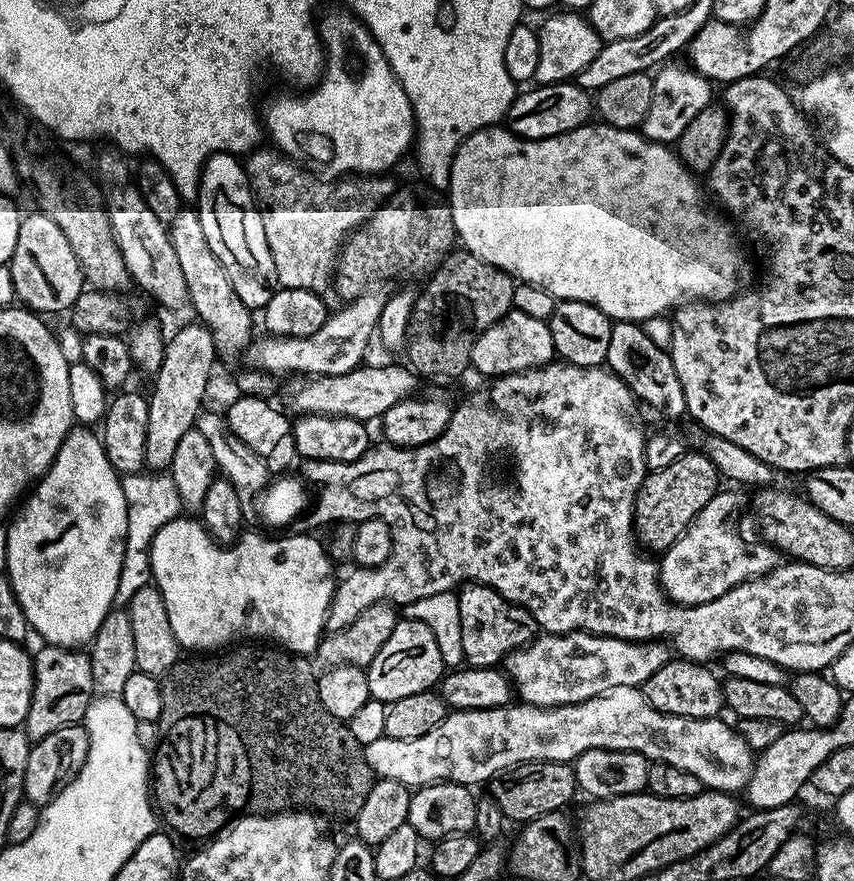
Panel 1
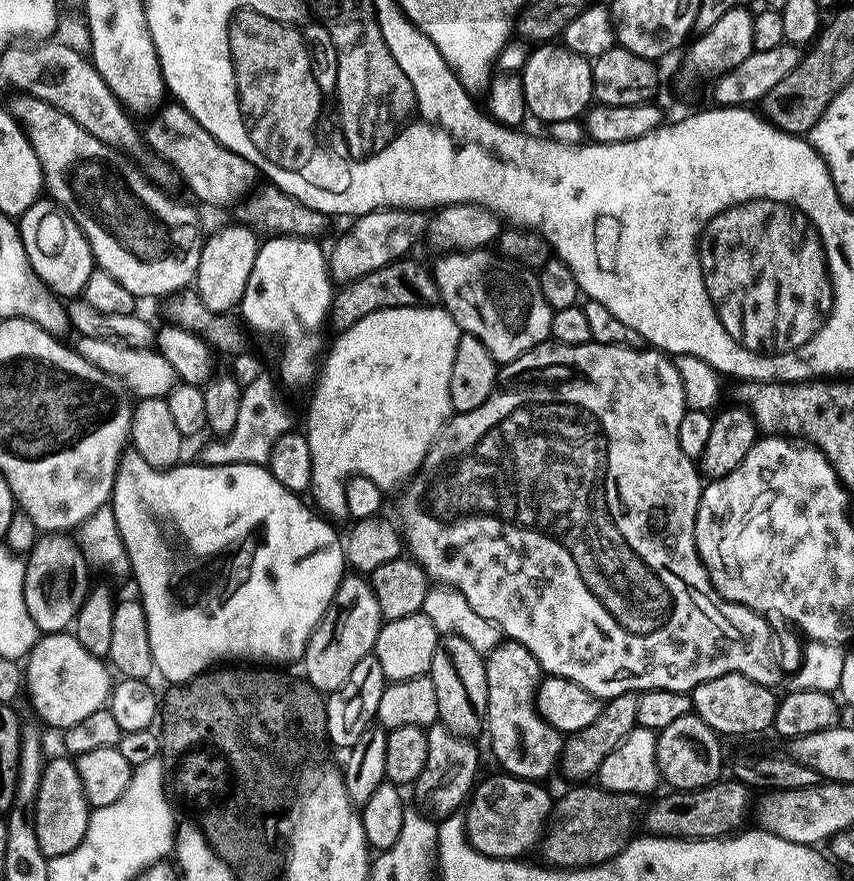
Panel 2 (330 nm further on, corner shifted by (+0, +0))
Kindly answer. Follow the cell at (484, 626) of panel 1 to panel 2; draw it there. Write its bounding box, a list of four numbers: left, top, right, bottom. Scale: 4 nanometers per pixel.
[483,638,562,782]

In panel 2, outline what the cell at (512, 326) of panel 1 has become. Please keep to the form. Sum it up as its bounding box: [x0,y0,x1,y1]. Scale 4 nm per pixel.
[434,251,554,362]

